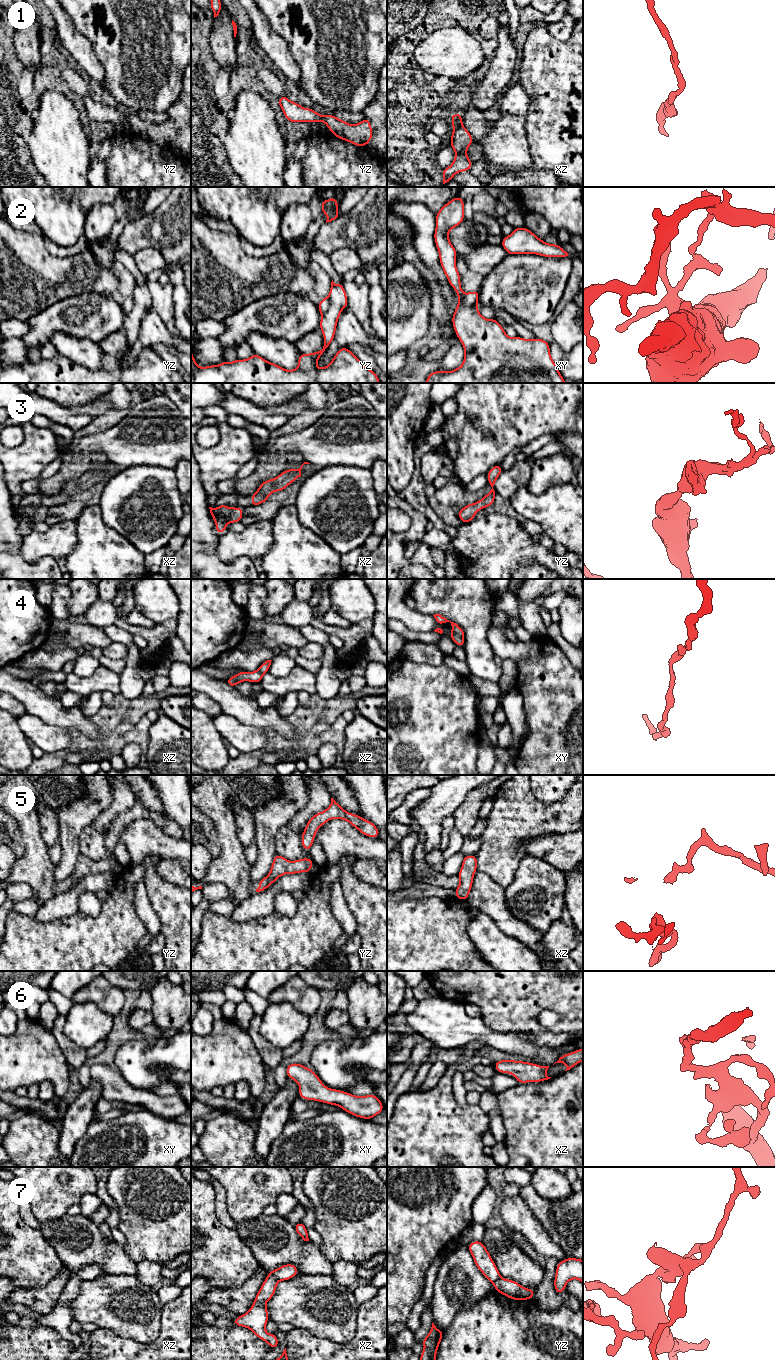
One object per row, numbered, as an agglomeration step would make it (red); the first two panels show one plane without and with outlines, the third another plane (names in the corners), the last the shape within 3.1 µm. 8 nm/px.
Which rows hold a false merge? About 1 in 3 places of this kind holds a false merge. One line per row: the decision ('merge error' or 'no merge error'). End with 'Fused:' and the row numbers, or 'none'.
1: no merge error
2: merge error
3: no merge error
4: no merge error
5: no merge error
6: no merge error
7: merge error
Fused: 2, 7

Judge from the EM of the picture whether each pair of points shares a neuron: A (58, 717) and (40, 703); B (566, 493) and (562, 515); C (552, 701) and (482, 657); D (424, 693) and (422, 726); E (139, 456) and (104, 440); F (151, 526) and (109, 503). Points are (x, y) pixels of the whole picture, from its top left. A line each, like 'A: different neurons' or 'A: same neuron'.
A: same neuron
B: same neuron
C: different neurons
D: same neuron
E: same neuron
F: same neuron

